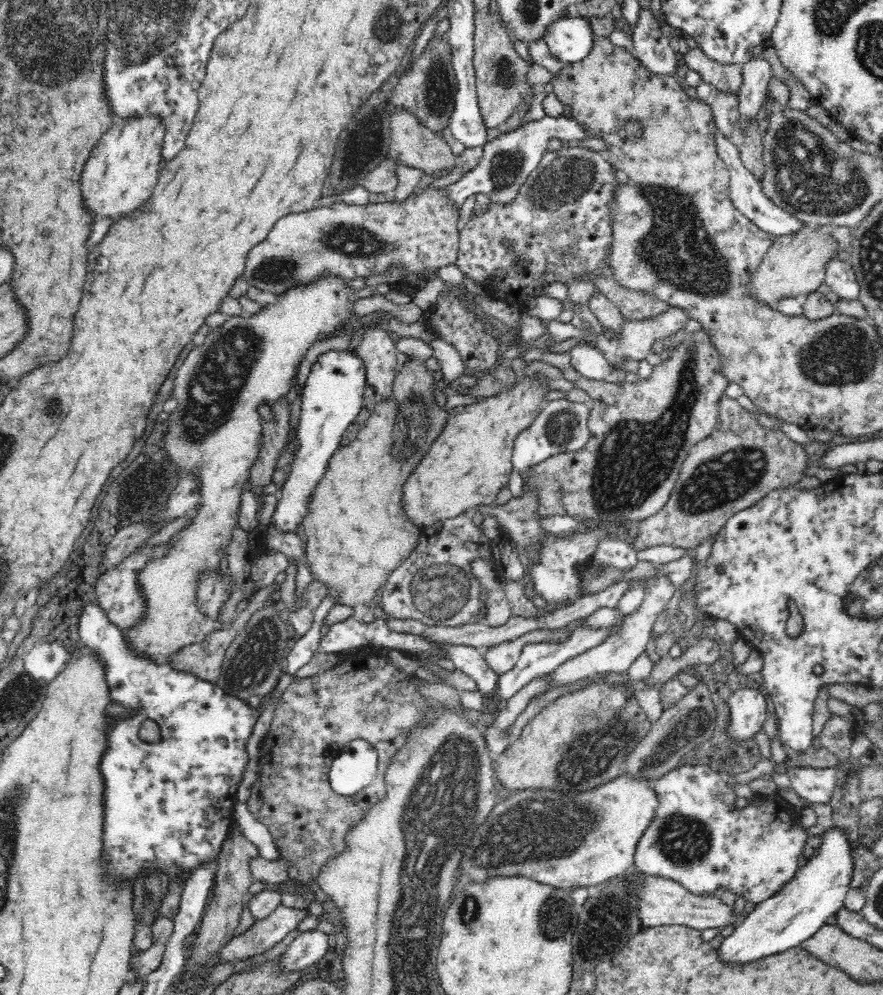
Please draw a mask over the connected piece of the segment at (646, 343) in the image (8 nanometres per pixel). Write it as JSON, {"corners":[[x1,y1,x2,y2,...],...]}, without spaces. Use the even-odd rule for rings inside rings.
{"corners":[[670,308,652,320,624,322,619,339,607,338,598,331,592,344,604,353,610,364,623,367,626,360,644,360,656,340,667,336,678,338,686,322,687,314,683,310]]}

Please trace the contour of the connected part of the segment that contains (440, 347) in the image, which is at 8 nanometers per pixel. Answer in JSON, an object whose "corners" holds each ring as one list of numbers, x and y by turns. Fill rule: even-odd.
{"corners":[[440,337,437,340,430,340,428,346,432,348,433,357,439,364,439,370,442,372,442,384,446,386,446,392,448,392,452,388,452,382,462,377,466,370,460,351,452,343,446,342]]}

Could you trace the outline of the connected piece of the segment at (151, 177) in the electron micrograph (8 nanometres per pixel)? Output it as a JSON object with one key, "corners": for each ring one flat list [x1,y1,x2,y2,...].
{"corners":[[142,117,132,118,130,121,115,121,112,126,95,143,94,149,80,174,81,206,92,224,100,219,108,219,110,222,124,219,132,212,138,210,150,196,158,180,159,164,162,160,163,126,159,124,159,118]]}

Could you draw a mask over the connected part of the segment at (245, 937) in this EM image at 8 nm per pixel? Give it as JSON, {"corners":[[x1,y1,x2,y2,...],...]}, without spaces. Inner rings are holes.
{"corners":[[277,906,266,919,258,920,246,932,232,938,220,952,217,964,252,958,284,940,286,934,296,930,308,918,308,909]]}

